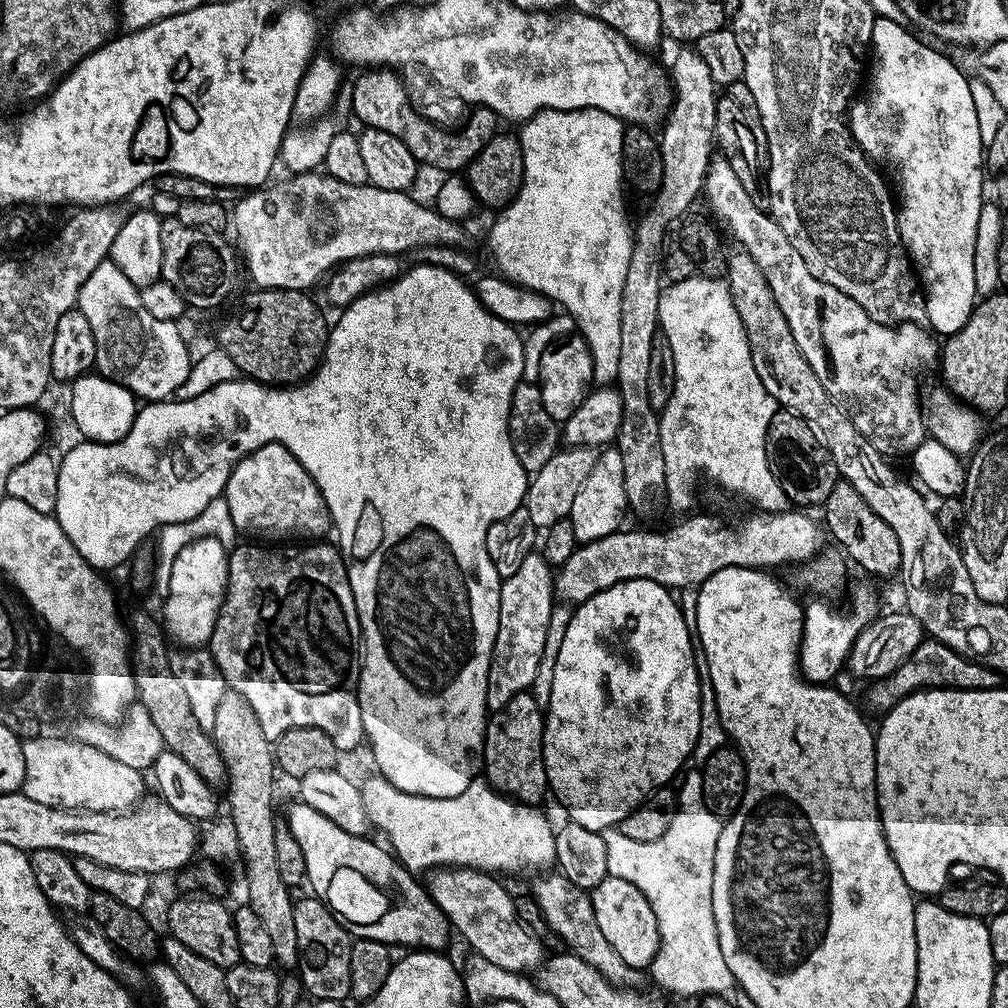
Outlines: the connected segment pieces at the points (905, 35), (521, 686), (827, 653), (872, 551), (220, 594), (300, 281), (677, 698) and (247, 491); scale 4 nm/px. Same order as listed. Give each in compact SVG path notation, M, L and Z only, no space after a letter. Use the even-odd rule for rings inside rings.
M877 19L872 30L871 49L876 52L876 70L872 78L872 93L868 100L857 99L851 105L847 114L849 128L852 131L852 139L856 141L857 147L863 149L864 155L870 160L882 165L885 169L898 174L900 173L900 196L898 192L898 211L896 214L896 225L900 231L900 243L908 254L908 259L914 265L918 273L919 283L924 293L924 305L928 315L927 327L933 333L947 338L954 335L970 318L972 309L978 303L976 287L974 286L974 238L978 234L978 214L980 207L986 202L984 196L984 176L986 177L986 146L982 142L982 133L978 130L978 113L974 111L974 94L970 94L970 80L963 67L956 64L948 56L943 56L936 48L923 44L912 32L904 29L905 25L899 20Z
M532 551L518 566L517 572L503 577L498 602L498 634L490 658L486 682L489 713L502 710L510 698L529 691L539 674L545 649L546 632L554 607L554 568L539 551Z
M858 588L852 594L852 609L849 612L839 612L836 608L831 608L828 604L823 604L823 599L812 598L804 608L804 637L800 640L800 674L809 684L819 684L821 686L832 682L840 671L846 668L848 655L852 649L852 643L858 638L858 634L868 624L871 624L878 615L876 609L876 596L868 588Z
M837 479L834 490L830 490L830 498L822 505L822 524L827 535L832 536L841 544L843 555L849 561L852 560L860 568L873 572L876 576L896 576L900 570L900 547L898 546L898 534L866 506L862 494L850 486L850 482Z
M213 536L192 540L176 555L167 569L168 597L164 600L162 624L167 635L184 648L199 648L212 639L212 631L228 588L229 549Z
M320 170L297 172L287 178L289 180L284 180L281 184L273 183L241 195L244 197L235 201L236 209L233 207L230 212L230 224L233 229L236 227L235 243L238 245L243 267L244 264L248 267L248 276L256 283L253 285L257 289L308 290L323 272L331 273L345 260L353 260L359 256L373 256L379 252L407 254L412 248L426 246L461 247L461 225L457 221L448 220L435 207L423 208L408 192L382 190L369 183L350 186Z
M627 580L594 594L594 598L579 605L572 613L570 626L566 626L566 638L562 638L562 647L559 648L554 664L555 680L544 717L544 765L551 795L556 795L561 806L568 811L567 819L578 826L586 826L586 830L603 833L604 828L615 829L620 820L626 818L626 814L630 814L630 810L634 810L649 794L665 787L671 781L668 779L683 766L684 760L686 764L695 750L699 730L702 675L696 666L697 653L694 651L693 637L684 621L685 613L680 612L672 596L675 595L669 589L663 588L653 580Z
M267 444L241 458L232 467L222 499L230 506L237 533L245 532L248 538L280 542L283 536L296 535L297 541L312 542L330 532L328 507L314 478L281 444Z

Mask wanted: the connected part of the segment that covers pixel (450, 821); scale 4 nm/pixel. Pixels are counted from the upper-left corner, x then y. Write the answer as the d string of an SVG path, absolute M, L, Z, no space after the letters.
M379 774L360 784L362 806L366 806L368 823L385 836L387 847L397 860L413 874L431 873L438 868L477 868L479 872L532 872L548 870L556 862L556 828L539 811L539 807L521 804L496 791L487 779L474 778L462 794L454 798L430 798L406 794Z

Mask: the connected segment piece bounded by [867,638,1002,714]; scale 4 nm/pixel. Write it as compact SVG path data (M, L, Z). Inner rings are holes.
M926 638L918 646L918 650L914 650L914 654L910 654L910 658L906 658L906 662L902 662L902 666L898 666L898 670L894 670L889 676L882 677L881 680L871 681L867 685L869 708L867 711L869 713L871 713L870 711L877 712L877 714L889 712L898 701L906 698L912 692L920 691L921 688L990 690L1001 687L1001 684L1002 678L993 668L987 668L986 665L963 656L960 652L950 650L950 646L946 646L942 642Z

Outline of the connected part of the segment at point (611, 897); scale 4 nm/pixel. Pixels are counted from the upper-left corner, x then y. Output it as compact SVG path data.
M610 874L605 880L598 882L596 888L591 889L590 895L598 926L602 934L606 934L606 942L614 946L618 958L622 958L622 962L626 962L626 966L631 968L647 969L660 945L660 935L654 910L650 902L646 902L646 894L642 894L642 890L634 886L634 882L626 882L626 878Z

